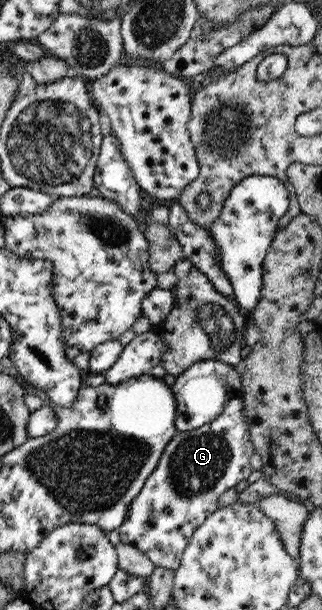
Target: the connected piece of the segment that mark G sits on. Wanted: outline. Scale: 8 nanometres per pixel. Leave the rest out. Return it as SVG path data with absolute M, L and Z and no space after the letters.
M241 397L229 400L225 410L213 422L195 430L178 431L165 447L155 470L147 477L140 493L131 503L126 519L119 527L120 542L132 544L144 552L156 566L176 571L195 529L218 509L219 496L251 474L250 460L255 453Z

